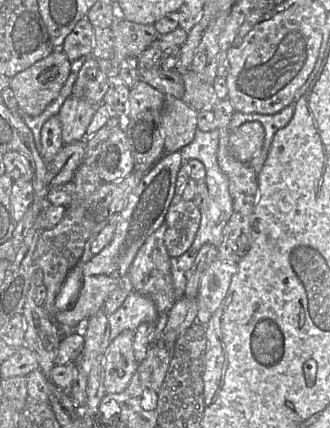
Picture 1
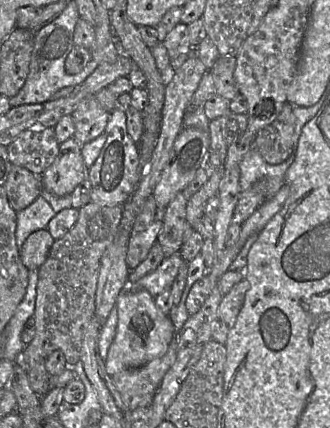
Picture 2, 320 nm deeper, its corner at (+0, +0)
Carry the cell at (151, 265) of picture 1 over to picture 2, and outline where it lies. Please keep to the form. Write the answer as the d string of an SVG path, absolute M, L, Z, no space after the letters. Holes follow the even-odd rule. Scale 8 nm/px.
M179 192L166 207L163 228L157 237L165 258L179 252L183 244L184 231L189 228L186 219L187 202L188 199Z

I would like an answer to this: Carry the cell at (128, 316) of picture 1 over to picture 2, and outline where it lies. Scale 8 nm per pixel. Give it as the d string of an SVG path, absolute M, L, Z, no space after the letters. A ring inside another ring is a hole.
M176 252L164 258L162 263L153 272L133 283L128 282L124 291L137 292L147 290L153 297L156 297L165 290L171 289L183 262L184 260L180 253Z

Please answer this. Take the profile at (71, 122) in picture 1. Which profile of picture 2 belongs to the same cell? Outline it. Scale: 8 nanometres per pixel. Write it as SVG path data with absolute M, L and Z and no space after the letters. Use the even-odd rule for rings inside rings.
M74 137L59 145L56 159L41 175L45 190L60 197L70 195L87 178L81 147Z

